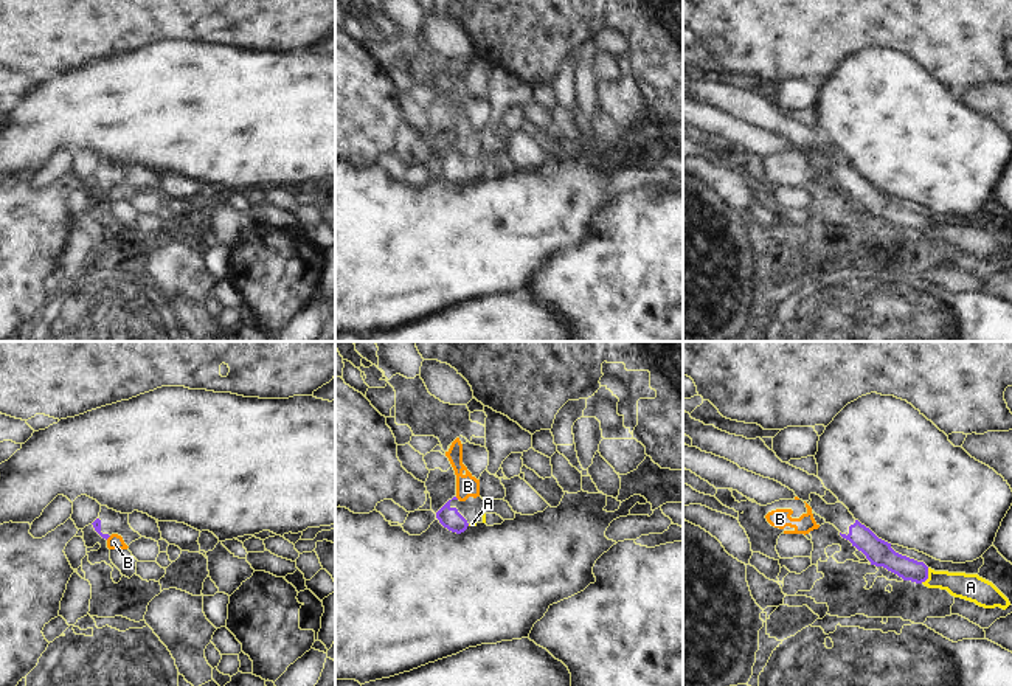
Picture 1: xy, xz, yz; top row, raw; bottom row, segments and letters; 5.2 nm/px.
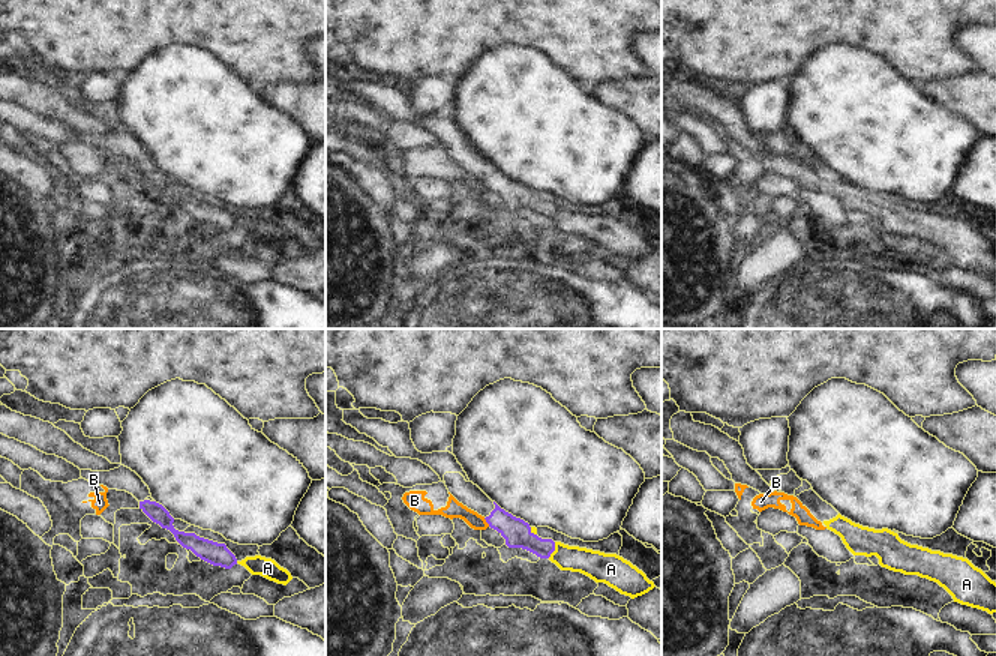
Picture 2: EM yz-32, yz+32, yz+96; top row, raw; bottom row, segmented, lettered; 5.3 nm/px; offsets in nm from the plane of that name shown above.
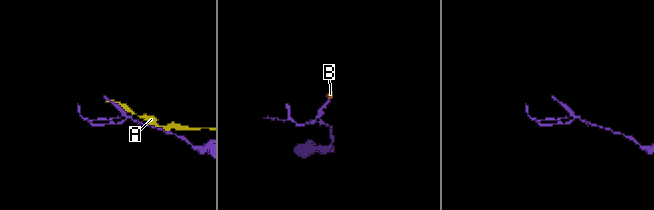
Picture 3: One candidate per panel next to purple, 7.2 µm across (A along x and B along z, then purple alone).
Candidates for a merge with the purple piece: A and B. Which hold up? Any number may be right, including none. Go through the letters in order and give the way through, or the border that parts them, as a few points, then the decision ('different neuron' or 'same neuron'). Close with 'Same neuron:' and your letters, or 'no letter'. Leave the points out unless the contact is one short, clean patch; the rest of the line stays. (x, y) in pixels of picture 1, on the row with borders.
A: different neuron
B: border along xy (110, 536), (106, 539); different neuron
Same neuron: no letter

